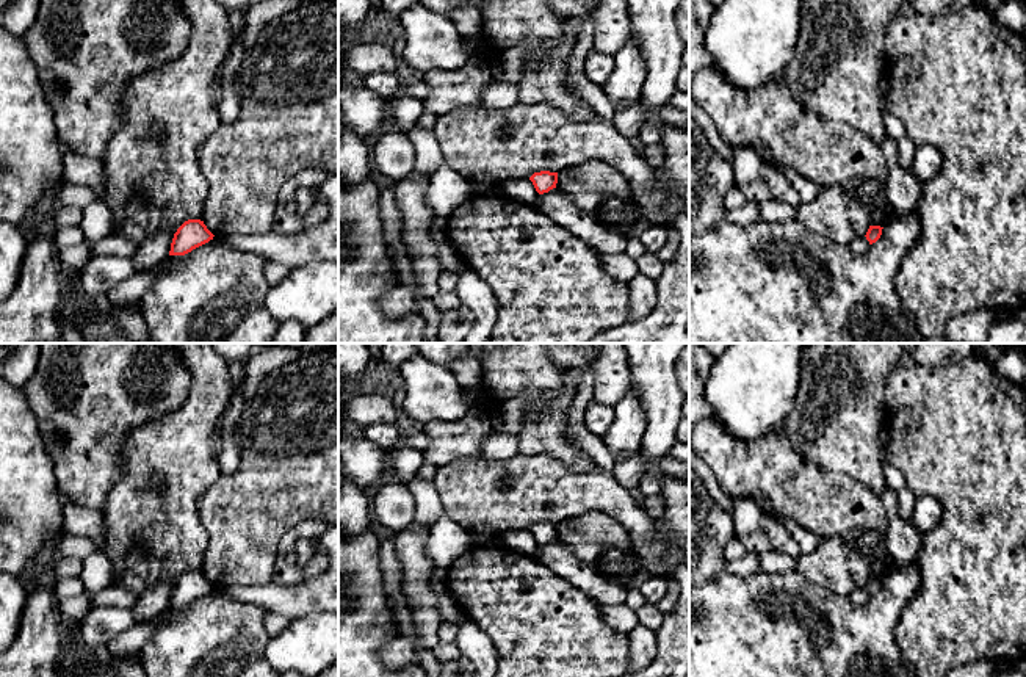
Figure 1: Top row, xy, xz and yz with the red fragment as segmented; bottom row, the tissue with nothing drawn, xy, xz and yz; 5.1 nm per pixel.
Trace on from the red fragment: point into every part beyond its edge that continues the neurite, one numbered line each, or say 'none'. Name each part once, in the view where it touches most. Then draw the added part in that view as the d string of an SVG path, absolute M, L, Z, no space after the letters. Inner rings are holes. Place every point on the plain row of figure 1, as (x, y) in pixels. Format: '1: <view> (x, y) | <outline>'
none

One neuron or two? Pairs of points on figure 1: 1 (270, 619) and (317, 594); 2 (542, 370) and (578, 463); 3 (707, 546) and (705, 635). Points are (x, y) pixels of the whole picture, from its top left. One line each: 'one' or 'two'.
1: two
2: one
3: two

